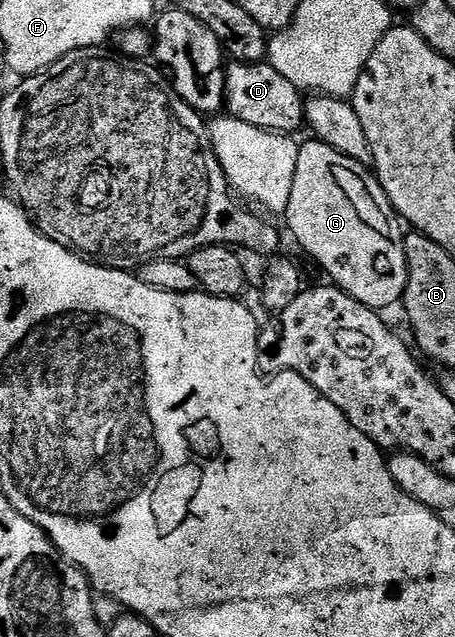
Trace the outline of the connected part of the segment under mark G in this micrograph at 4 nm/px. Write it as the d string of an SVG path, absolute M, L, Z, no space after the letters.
M309 140L304 147L296 154L296 163L291 167L294 172L294 184L290 188L290 200L286 217L288 217L288 226L292 229L292 234L296 237L296 242L329 274L331 281L340 289L345 290L347 294L354 300L358 300L363 306L370 307L371 310L384 312L387 306L392 306L401 301L404 297L404 290L408 286L408 261L404 255L404 235L405 231L400 230L402 227L401 219L395 210L392 209L392 201L386 196L384 189L380 187L380 182L376 179L375 173L365 163L358 160L350 160L350 156L346 156L342 152L338 152L334 148L330 148L324 142Z

